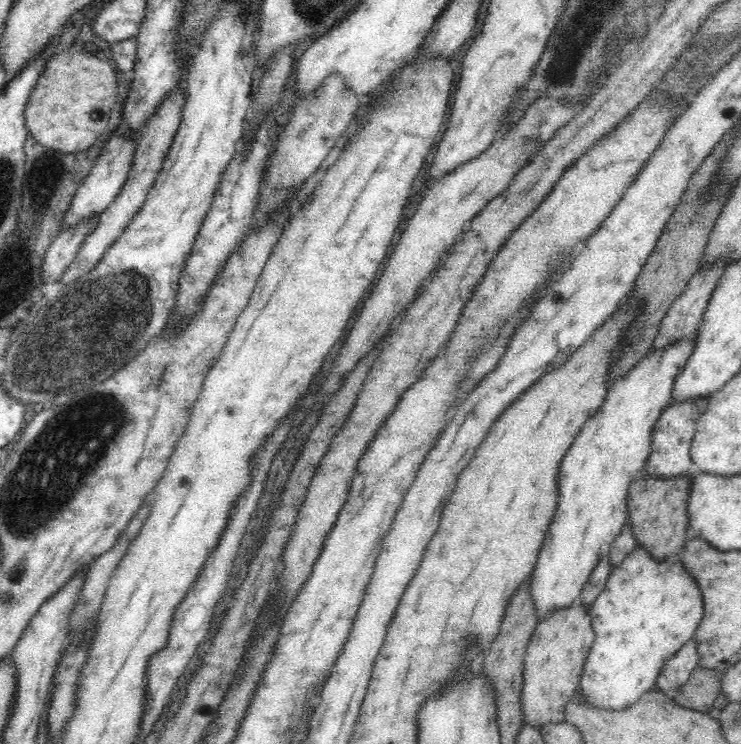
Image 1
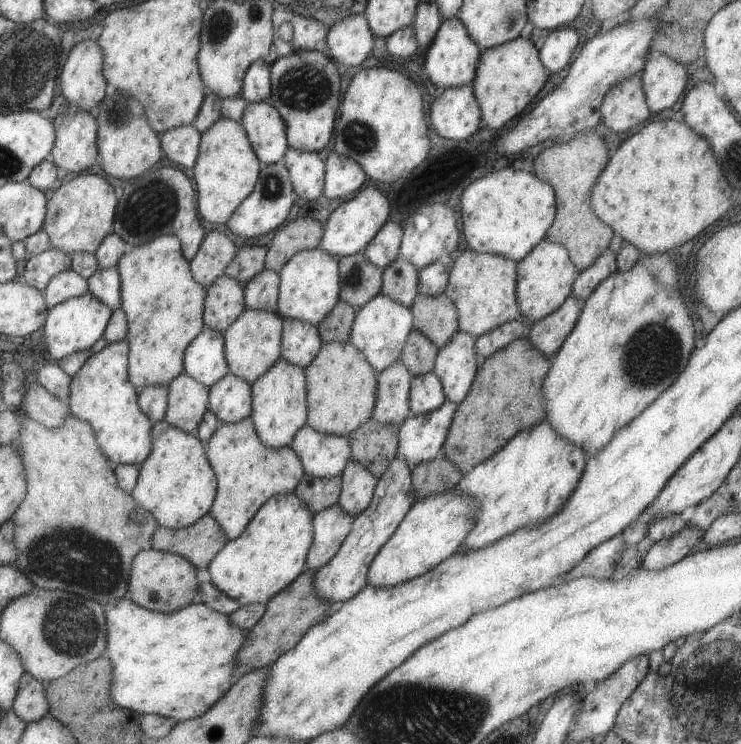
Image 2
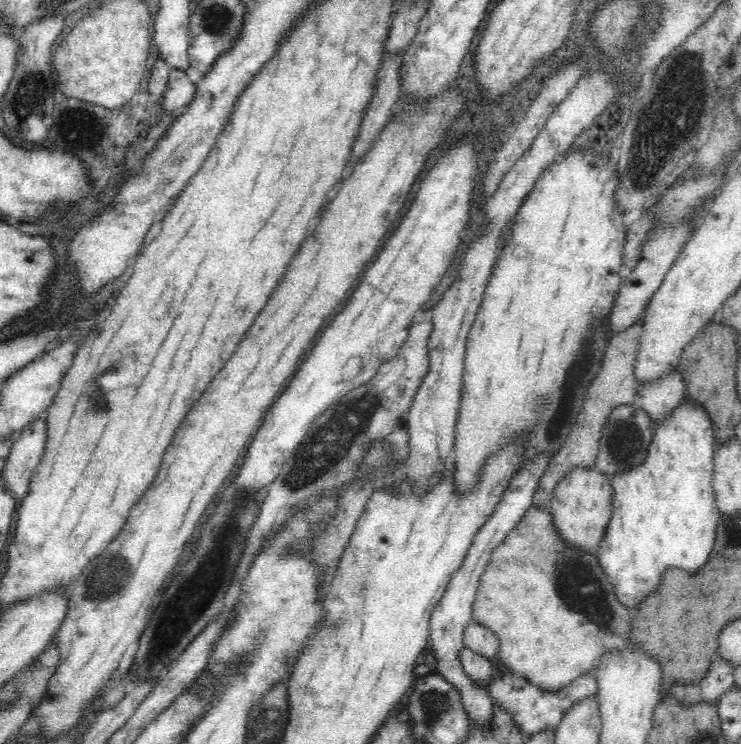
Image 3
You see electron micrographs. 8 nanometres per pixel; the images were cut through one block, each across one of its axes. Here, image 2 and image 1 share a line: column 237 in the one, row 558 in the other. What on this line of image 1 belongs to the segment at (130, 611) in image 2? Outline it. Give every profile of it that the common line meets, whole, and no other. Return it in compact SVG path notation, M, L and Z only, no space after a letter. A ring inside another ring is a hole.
M636 547L630 553L629 558L626 558L618 567L611 570L604 590L602 590L600 596L594 600L592 606L587 610L587 613L590 617L595 637L593 645L590 647L590 652L585 660L577 692L579 692L581 700L590 708L597 708L598 710L628 710L628 708L632 708L648 690L655 689L658 675L666 660L673 657L686 642L693 638L703 617L703 600L694 579L683 569L682 563L672 564L672 562L667 562L665 560L652 561L649 554L647 554L643 548Z

